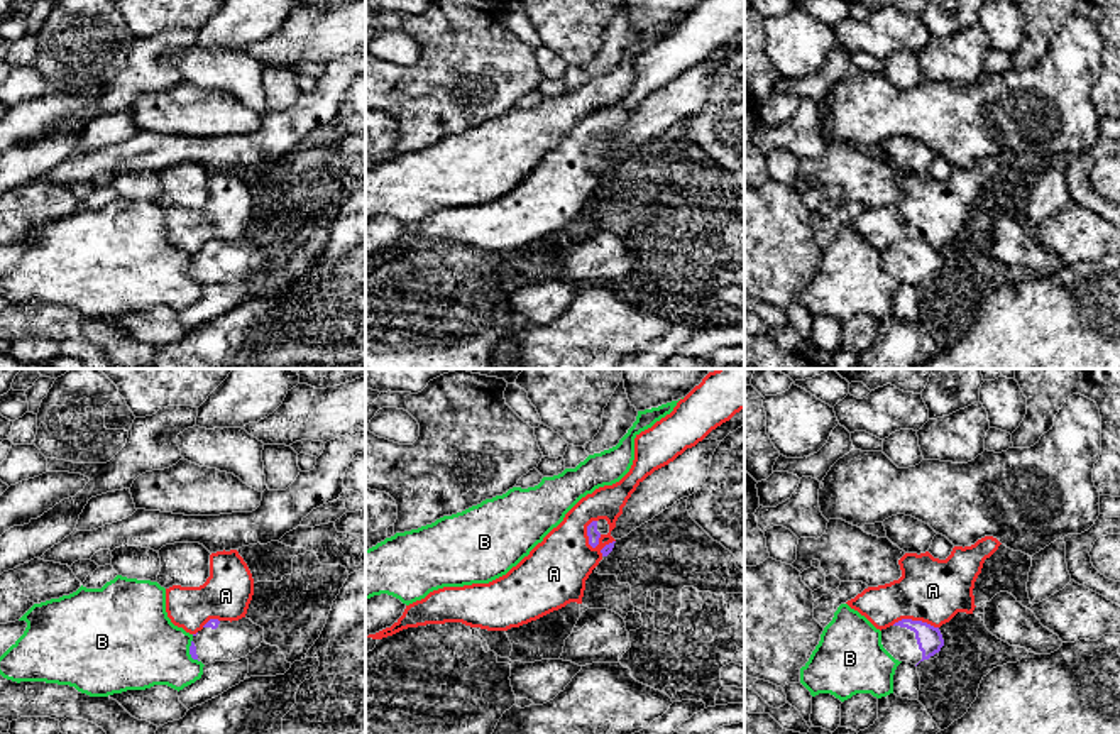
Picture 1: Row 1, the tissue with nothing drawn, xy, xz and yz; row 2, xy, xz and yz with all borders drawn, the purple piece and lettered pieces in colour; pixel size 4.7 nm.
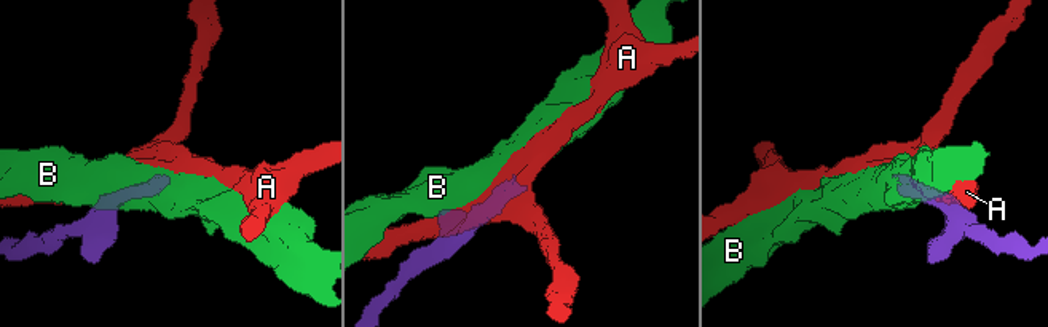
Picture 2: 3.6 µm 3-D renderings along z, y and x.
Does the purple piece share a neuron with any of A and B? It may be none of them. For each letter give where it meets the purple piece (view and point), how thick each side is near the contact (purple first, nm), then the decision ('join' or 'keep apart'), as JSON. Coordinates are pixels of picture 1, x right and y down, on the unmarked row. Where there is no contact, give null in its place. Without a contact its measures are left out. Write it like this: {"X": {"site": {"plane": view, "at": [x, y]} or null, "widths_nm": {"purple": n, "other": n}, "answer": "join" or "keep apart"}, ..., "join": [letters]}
{"A": {"site": {"plane": "xz", "at": [587, 154]}, "widths_nm": {"purple": 60, "other": 300}, "answer": "keep apart"}, "B": {"site": {"plane": "xy", "at": [190, 273]}, "widths_nm": {"purple": 30, "other": 400}, "answer": "keep apart"}, "join": []}

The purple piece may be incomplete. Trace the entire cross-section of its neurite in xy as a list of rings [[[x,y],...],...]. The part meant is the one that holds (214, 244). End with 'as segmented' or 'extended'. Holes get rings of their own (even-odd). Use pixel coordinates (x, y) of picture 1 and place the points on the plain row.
[[[210,240],[201,252],[193,255],[189,276],[203,286],[215,282],[235,282],[245,279],[264,262],[264,249],[250,240],[218,242]]] | extended

